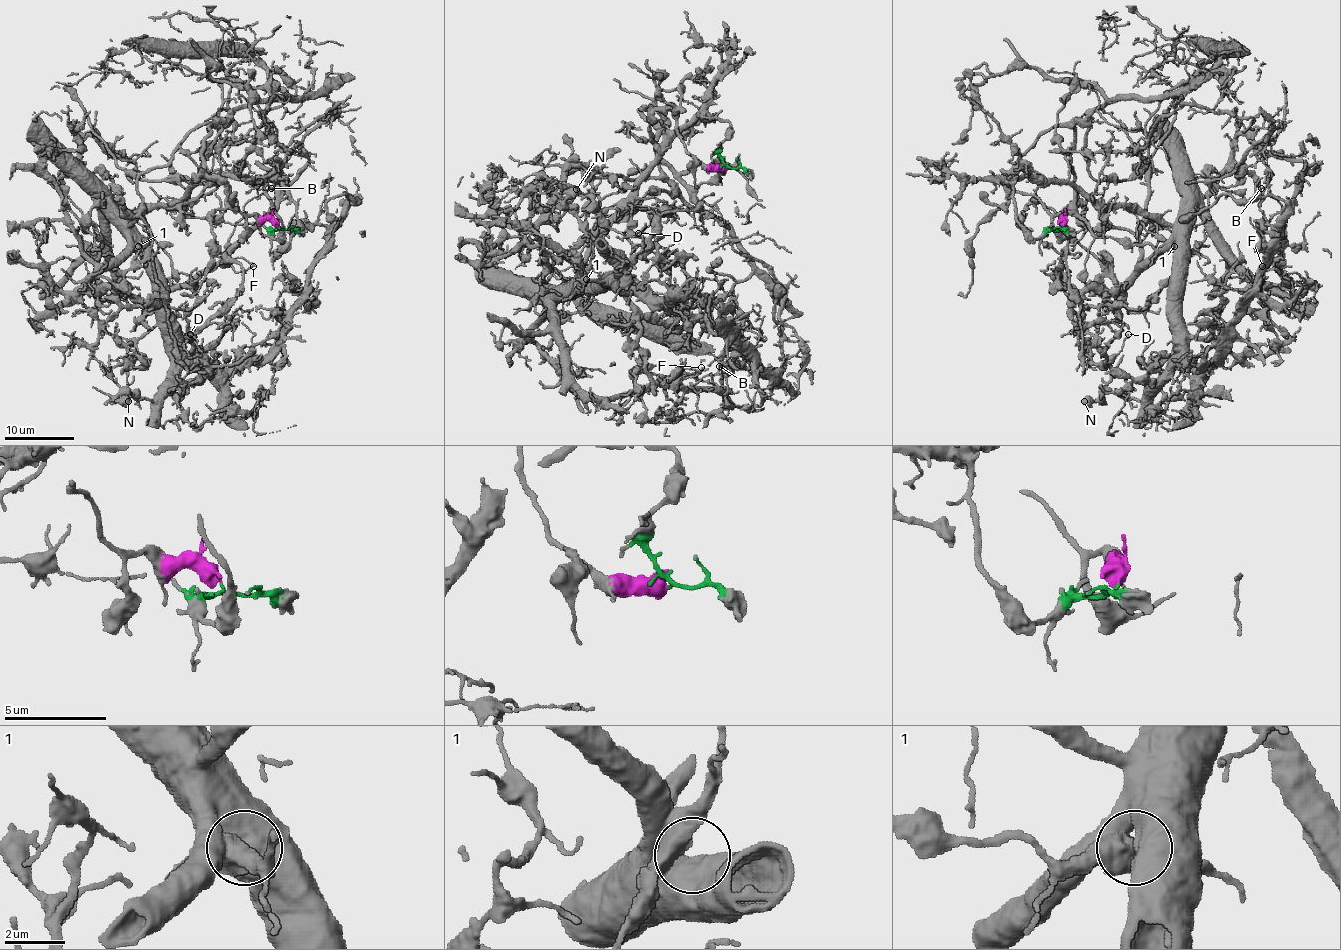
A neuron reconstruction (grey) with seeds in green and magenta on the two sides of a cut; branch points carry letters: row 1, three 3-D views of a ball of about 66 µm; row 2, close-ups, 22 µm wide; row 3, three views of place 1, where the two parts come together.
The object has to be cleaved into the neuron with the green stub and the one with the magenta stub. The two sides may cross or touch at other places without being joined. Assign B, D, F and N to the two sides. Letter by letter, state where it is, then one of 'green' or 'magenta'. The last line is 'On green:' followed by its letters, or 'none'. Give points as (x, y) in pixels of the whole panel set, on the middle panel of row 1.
B: (719, 366) | green
D: (638, 233) | green
F: (701, 367) | green
N: (576, 189) | green
On green: B, D, F, N

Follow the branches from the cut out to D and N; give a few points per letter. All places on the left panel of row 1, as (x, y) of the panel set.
D: (278, 227), (275, 239), (270, 197), (224, 176), (130, 227), (170, 367), (196, 381), (208, 363), (189, 333)
N: (278, 227), (270, 197), (224, 176), (140, 216), (170, 372), (128, 402)

